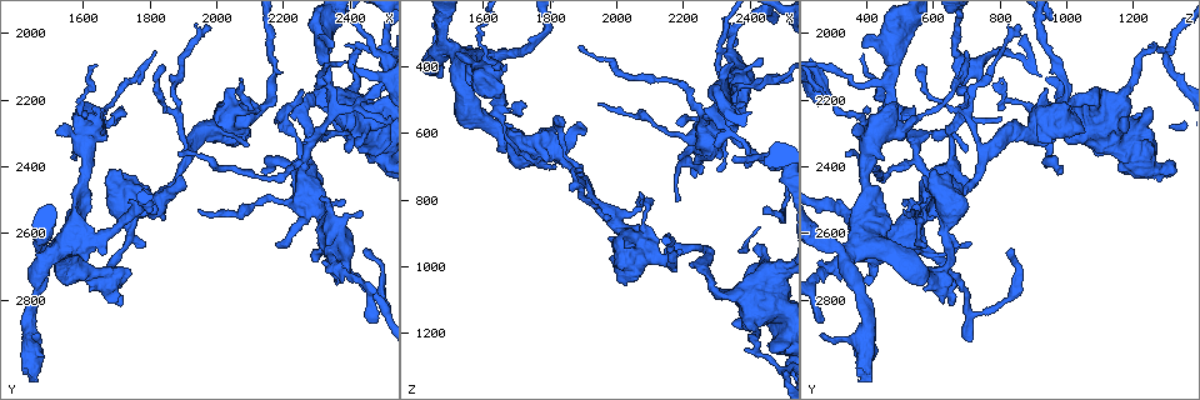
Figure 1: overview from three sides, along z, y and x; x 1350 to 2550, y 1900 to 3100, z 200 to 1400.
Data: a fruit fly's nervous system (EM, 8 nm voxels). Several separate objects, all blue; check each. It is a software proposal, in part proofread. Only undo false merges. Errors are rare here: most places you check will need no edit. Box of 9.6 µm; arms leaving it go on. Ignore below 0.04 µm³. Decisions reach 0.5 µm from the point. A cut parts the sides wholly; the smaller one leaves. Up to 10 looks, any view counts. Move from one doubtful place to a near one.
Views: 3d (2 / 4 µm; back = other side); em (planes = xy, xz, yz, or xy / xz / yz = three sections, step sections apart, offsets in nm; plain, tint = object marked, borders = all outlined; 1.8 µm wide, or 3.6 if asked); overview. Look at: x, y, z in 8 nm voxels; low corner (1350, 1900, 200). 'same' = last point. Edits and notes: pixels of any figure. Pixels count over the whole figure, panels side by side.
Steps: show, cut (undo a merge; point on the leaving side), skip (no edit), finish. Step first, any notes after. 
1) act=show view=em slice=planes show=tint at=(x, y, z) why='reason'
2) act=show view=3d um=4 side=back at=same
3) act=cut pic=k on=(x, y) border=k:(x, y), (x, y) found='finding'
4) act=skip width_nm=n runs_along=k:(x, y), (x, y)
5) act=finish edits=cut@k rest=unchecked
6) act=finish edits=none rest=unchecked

act=show view=3d um=4 at=(1630, 2290, 410) why='a fork'

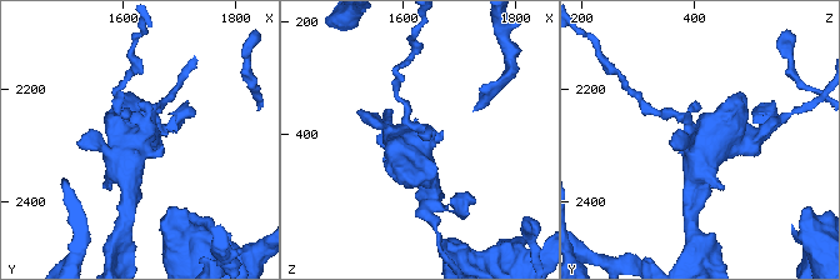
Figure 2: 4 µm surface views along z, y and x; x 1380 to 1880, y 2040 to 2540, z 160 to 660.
act=show view=em um=3.6 slice=planes show=tint at=(1635, 2285, 410) why='shape alone is not enough'

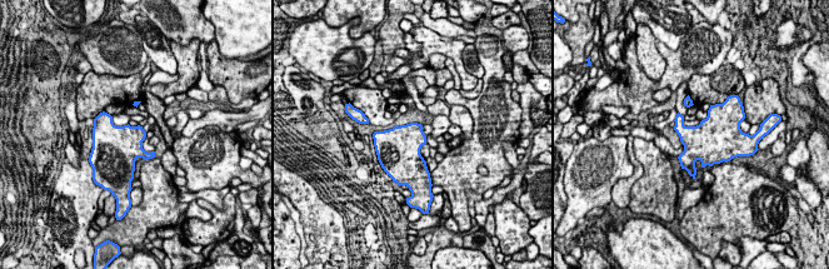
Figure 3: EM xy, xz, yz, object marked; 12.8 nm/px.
act=skip found='continuous, no second neuron'

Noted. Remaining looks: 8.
act=show view=em um=3.6 slice=xz step=8 show=tint at=(1760, 2510, 650) why='sudden change in width'

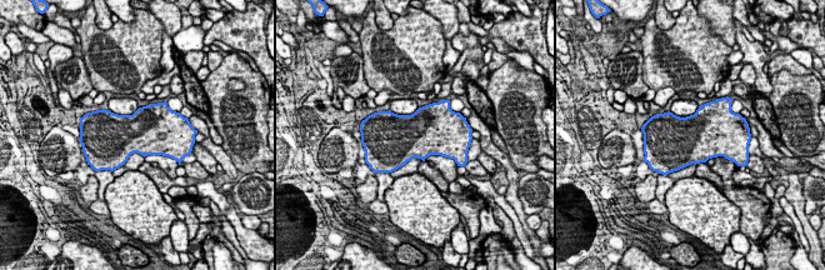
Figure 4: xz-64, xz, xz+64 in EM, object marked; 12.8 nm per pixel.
act=show view=em um=3.6 slice=planes show=tint at=same why='cut it another way'

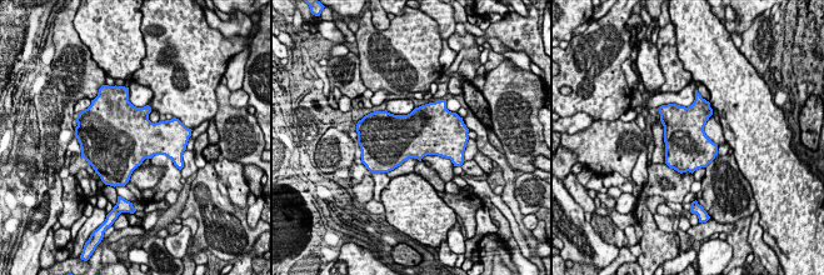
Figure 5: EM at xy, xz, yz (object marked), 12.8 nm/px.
act=skip found='all the same neuron'

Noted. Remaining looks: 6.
act=show view=3d um=4 at=(2340, 2660, 610) why='calibre changes'

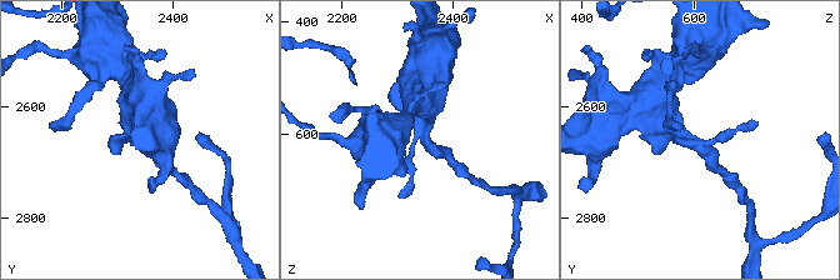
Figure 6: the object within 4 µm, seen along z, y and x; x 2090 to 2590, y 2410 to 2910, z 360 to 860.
act=show view=em slice=yz step=8 show=plain at=(2340, 2660, 605) why='now the EM'

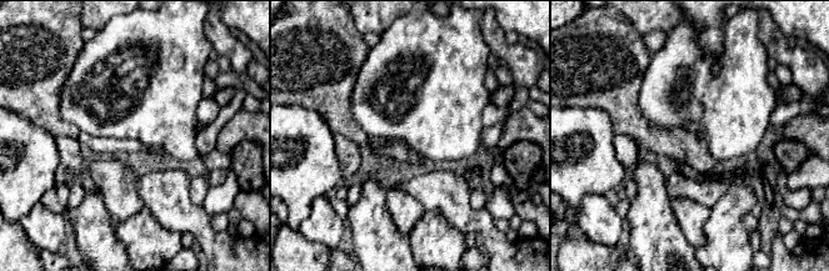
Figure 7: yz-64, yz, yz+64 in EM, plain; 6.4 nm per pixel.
act=show view=em slice=yz step=8 show=tint at=same

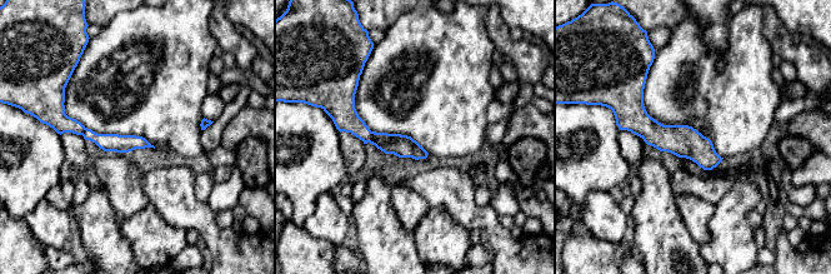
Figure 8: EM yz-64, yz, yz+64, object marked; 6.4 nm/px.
act=skip runs_along=8:(622, 120), (717, 159) found='one neuron here'

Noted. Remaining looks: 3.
act=show view=em slice=planes show=tint at=(2260, 2370, 550) why='three arms meet'

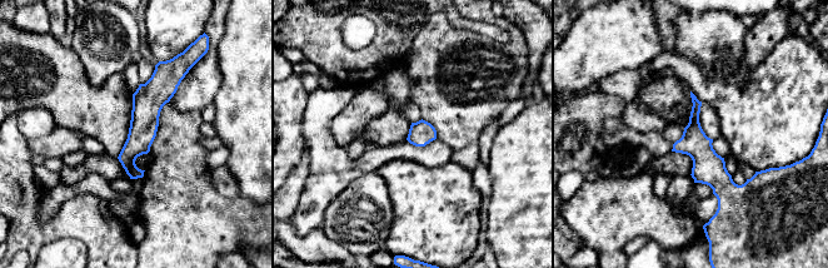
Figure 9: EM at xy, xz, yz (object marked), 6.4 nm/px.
act=skip runs_along=9:(171, 69), (148, 100), (133, 175) found='continuous, no second neuron'

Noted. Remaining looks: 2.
act=finish edits=none rest=unchecked

